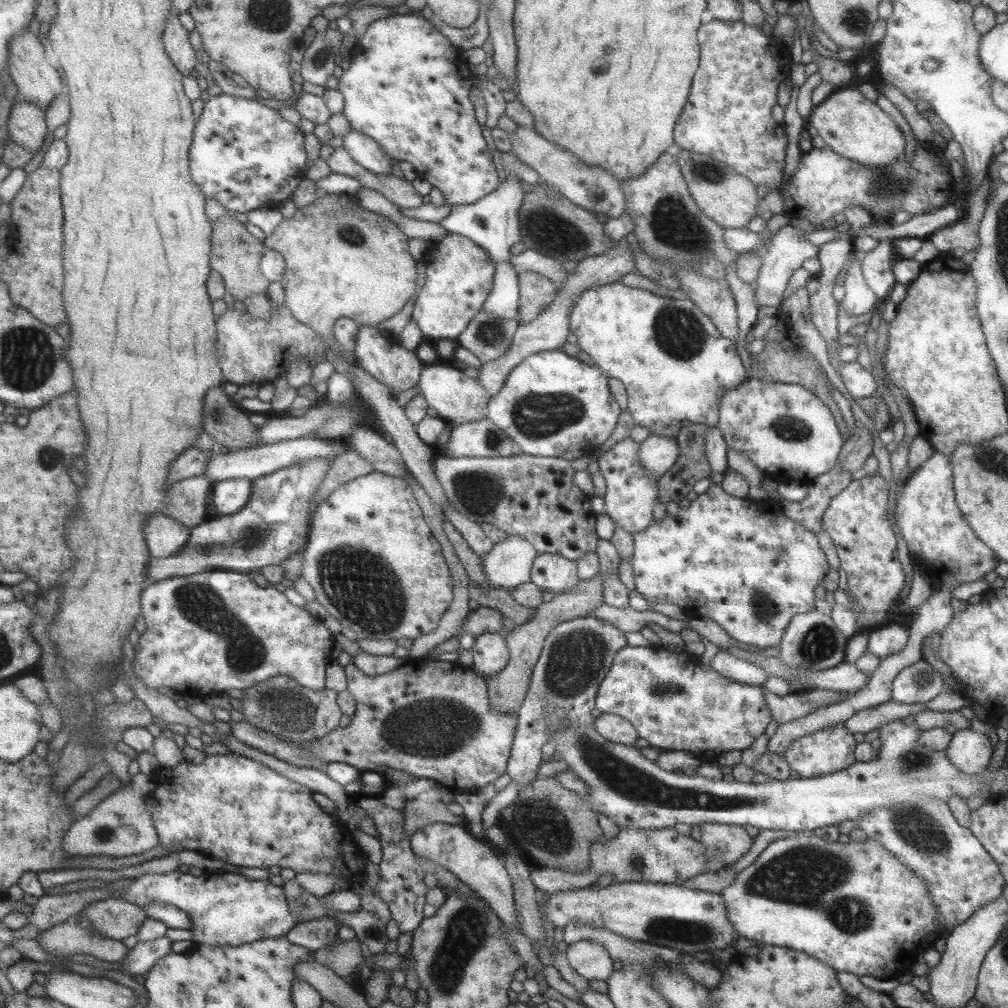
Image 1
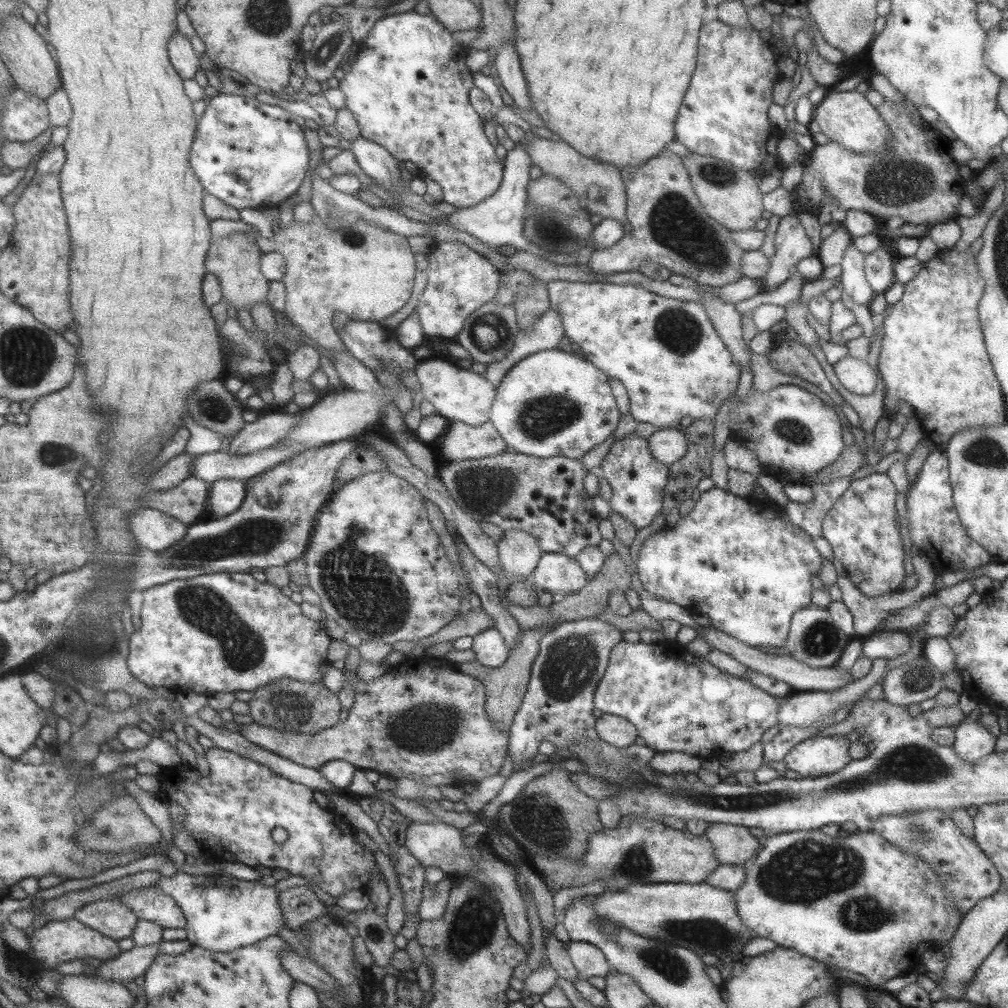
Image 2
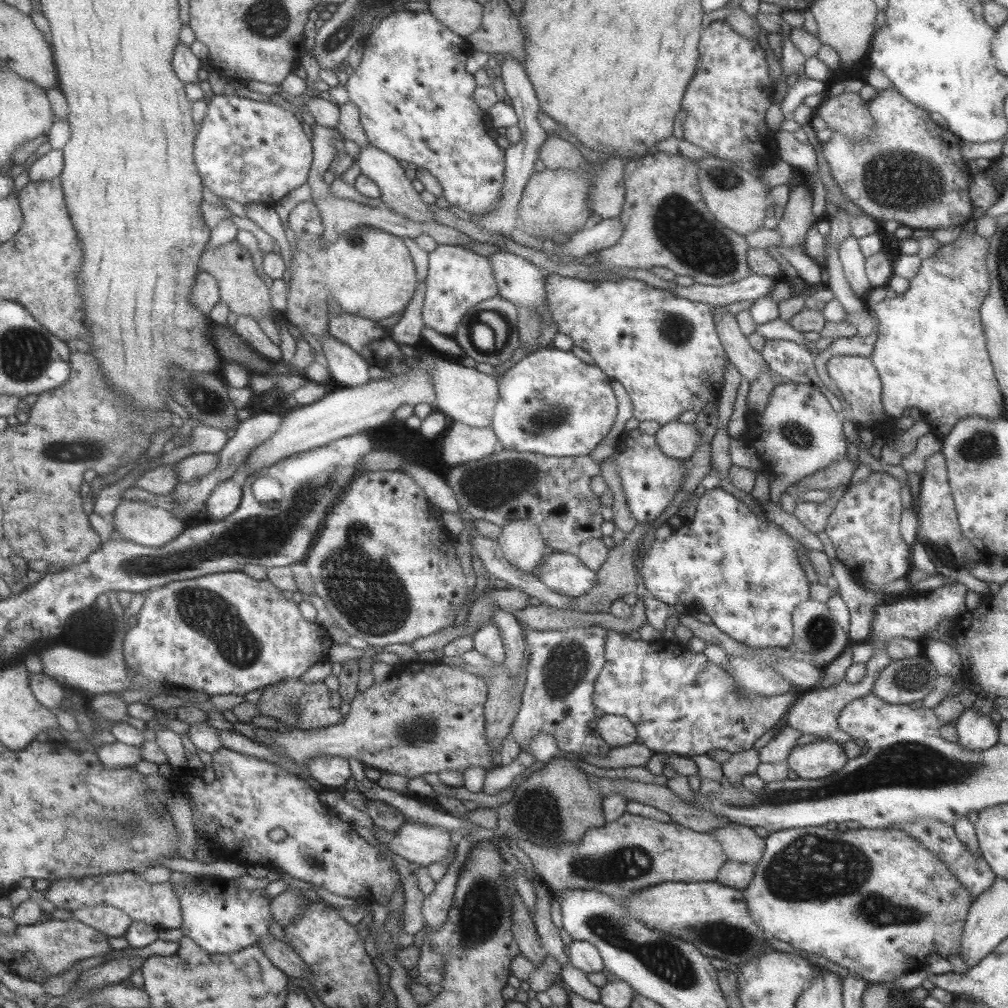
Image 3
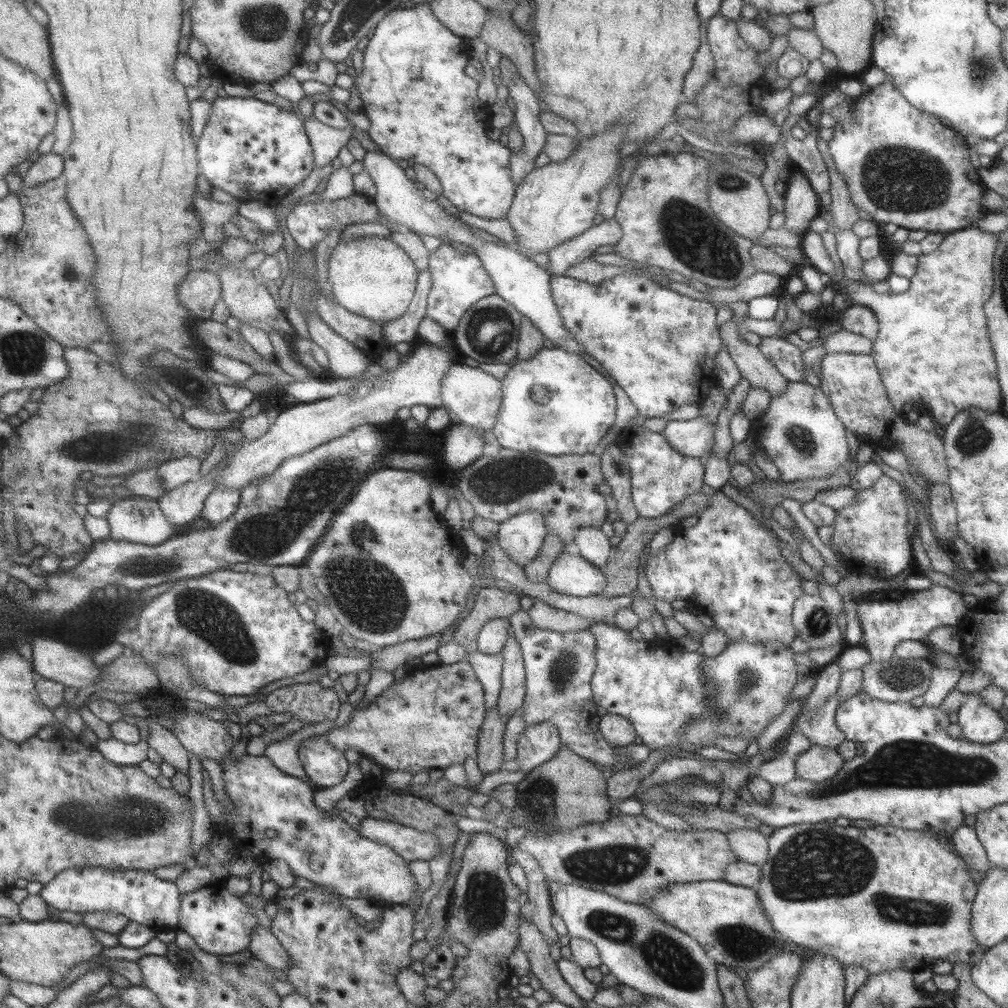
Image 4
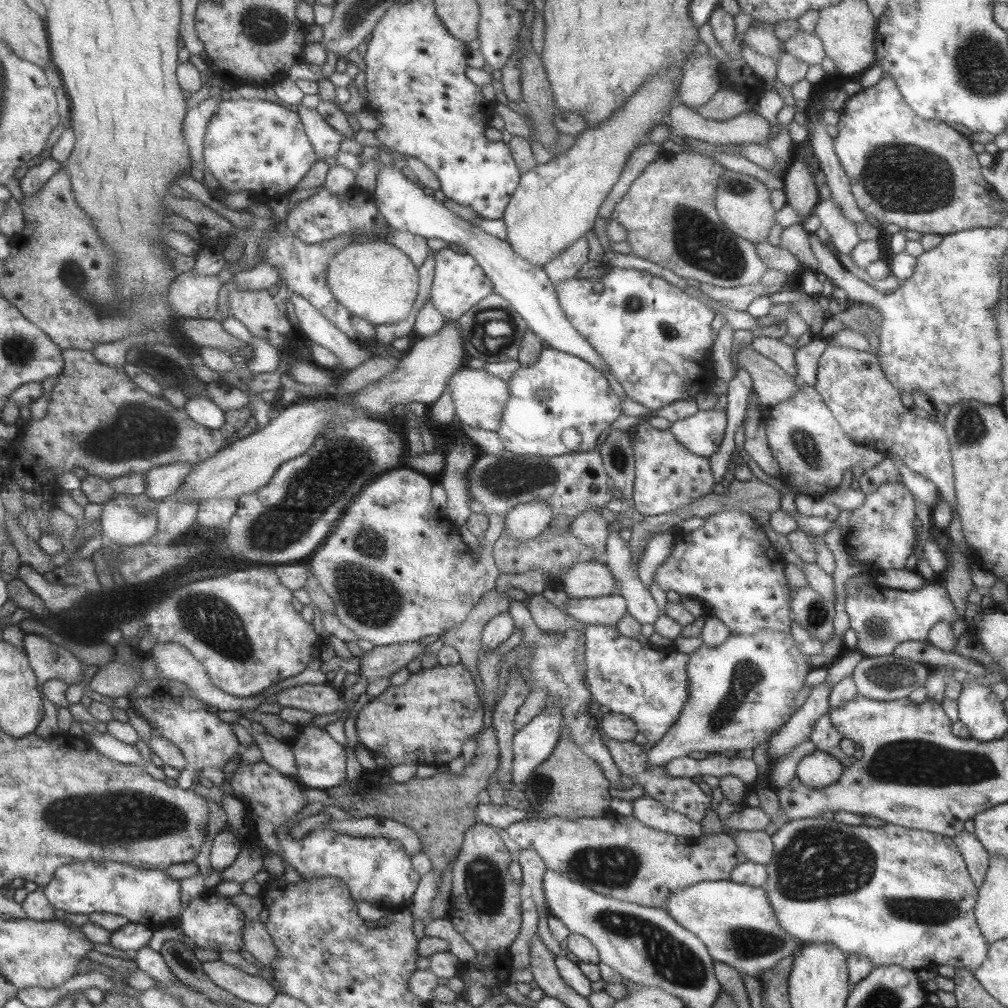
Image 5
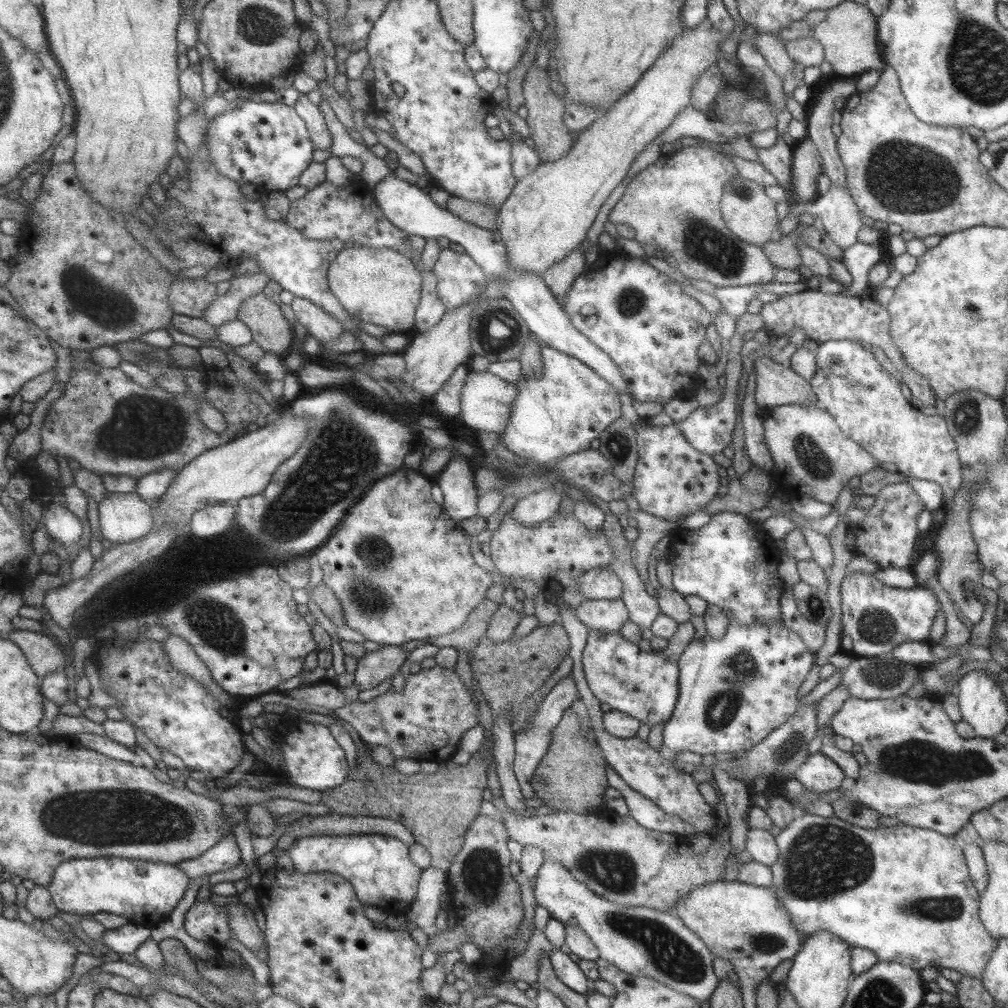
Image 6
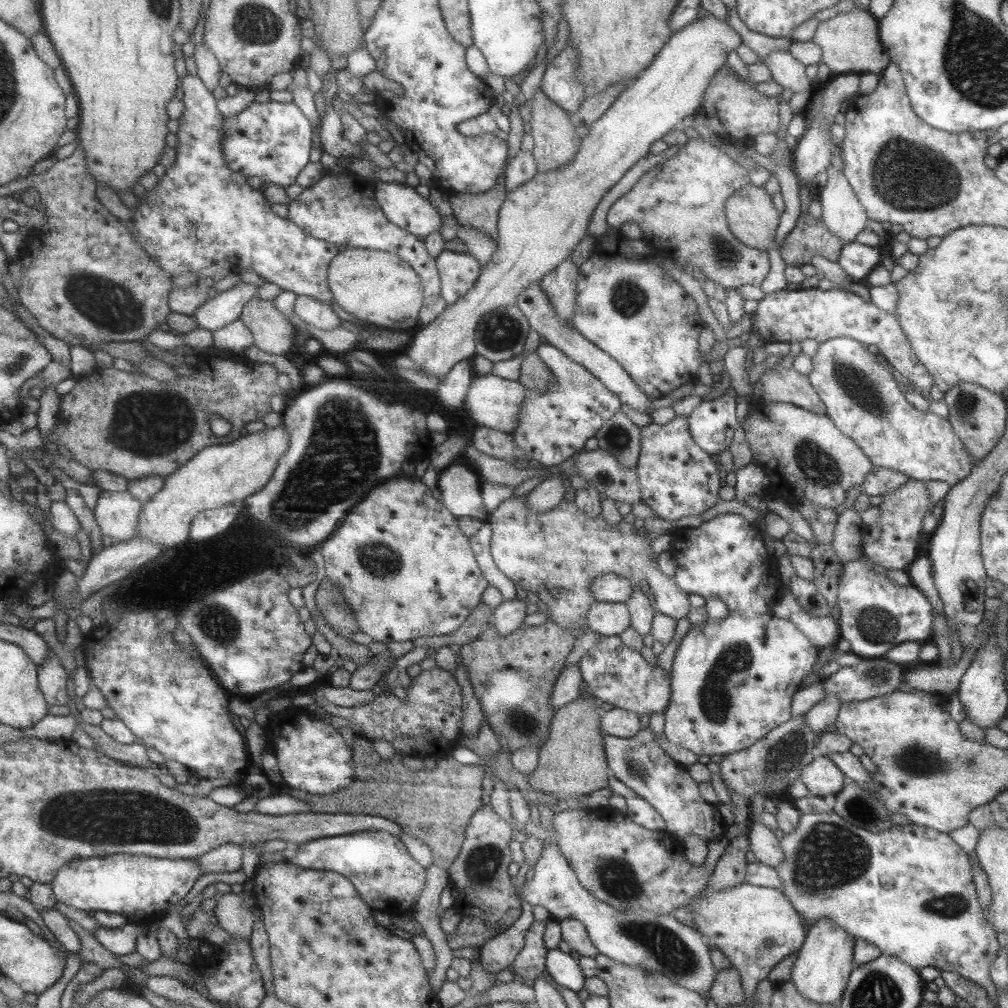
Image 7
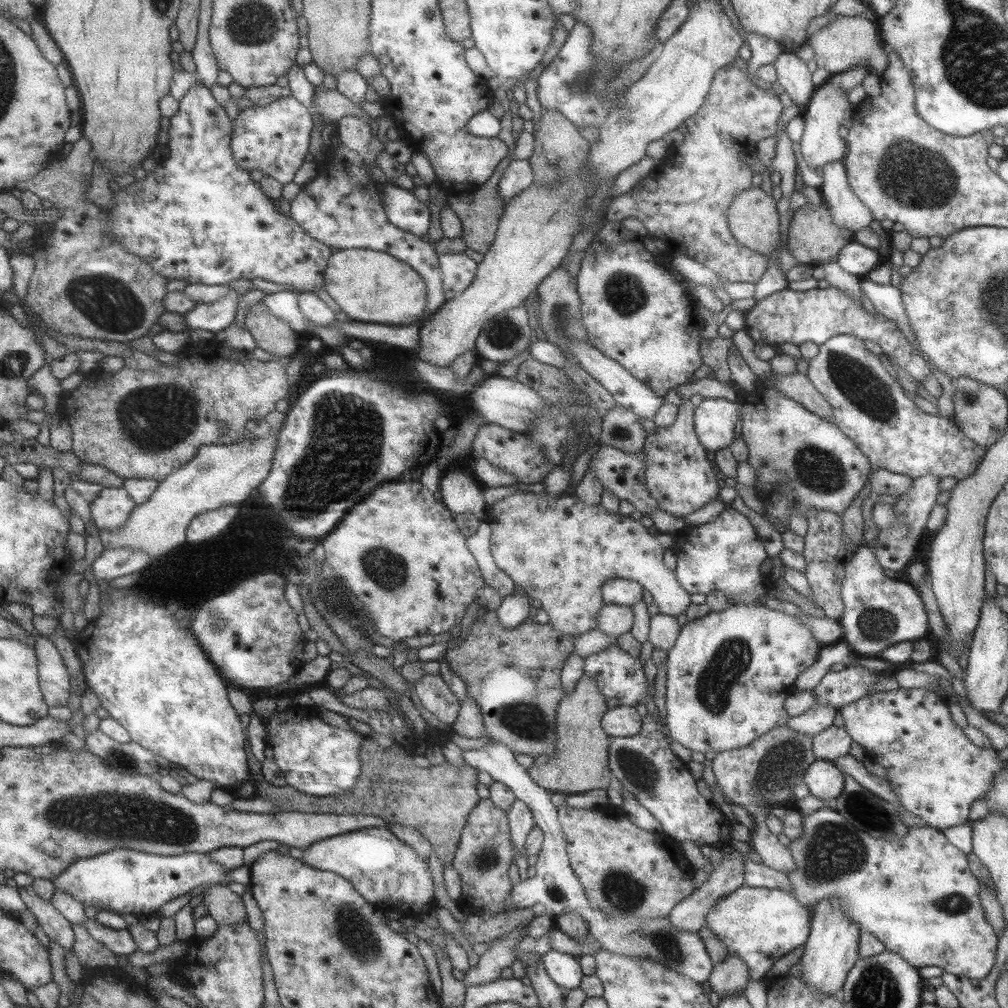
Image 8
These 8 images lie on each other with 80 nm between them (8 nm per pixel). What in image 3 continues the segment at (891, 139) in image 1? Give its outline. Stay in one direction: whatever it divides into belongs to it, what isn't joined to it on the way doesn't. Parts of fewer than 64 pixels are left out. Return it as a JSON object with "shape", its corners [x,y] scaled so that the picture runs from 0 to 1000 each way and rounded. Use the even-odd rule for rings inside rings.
{"shape":[[[836,92],[826,98],[818,96],[815,103],[808,109],[808,115],[813,116],[818,122],[818,127],[830,131],[834,135],[840,135],[842,139],[858,139],[860,133],[866,127],[866,120],[860,112],[860,103],[852,96],[851,92]]]}

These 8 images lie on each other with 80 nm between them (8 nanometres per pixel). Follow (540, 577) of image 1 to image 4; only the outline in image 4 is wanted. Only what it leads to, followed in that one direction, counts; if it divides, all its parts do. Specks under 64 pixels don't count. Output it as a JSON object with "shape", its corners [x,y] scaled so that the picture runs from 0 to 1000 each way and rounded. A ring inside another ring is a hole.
{"shape":[[[559,548],[547,560],[542,578],[554,589],[572,592],[594,590],[600,583],[600,571],[596,565],[574,550],[566,552]]]}

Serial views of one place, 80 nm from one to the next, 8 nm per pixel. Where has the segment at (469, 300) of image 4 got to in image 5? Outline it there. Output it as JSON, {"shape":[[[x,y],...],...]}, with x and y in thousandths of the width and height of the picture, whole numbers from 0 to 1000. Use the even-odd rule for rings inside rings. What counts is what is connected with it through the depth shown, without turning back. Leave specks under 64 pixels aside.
{"shape":[[[441,245],[431,249],[431,273],[427,286],[429,303],[442,318],[454,316],[464,306],[489,290],[488,281],[473,264],[470,256],[461,250],[450,250]]]}

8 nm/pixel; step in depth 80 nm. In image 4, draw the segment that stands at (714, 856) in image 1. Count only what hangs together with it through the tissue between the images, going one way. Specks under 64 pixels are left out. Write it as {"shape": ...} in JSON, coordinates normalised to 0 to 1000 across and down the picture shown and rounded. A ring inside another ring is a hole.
{"shape":[[[733,821],[719,825],[721,837],[733,854],[755,858],[762,850],[762,831],[749,822]]]}

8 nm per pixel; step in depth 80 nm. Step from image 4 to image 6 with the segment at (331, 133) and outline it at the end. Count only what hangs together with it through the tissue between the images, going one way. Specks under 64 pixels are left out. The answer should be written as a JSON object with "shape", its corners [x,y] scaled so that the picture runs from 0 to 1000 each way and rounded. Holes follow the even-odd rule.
{"shape":[[[299,93],[295,97],[291,107],[295,115],[301,119],[312,148],[319,150],[326,148],[328,136],[324,131],[324,124],[322,124],[322,118],[318,114],[317,107],[309,103],[303,93]]]}

